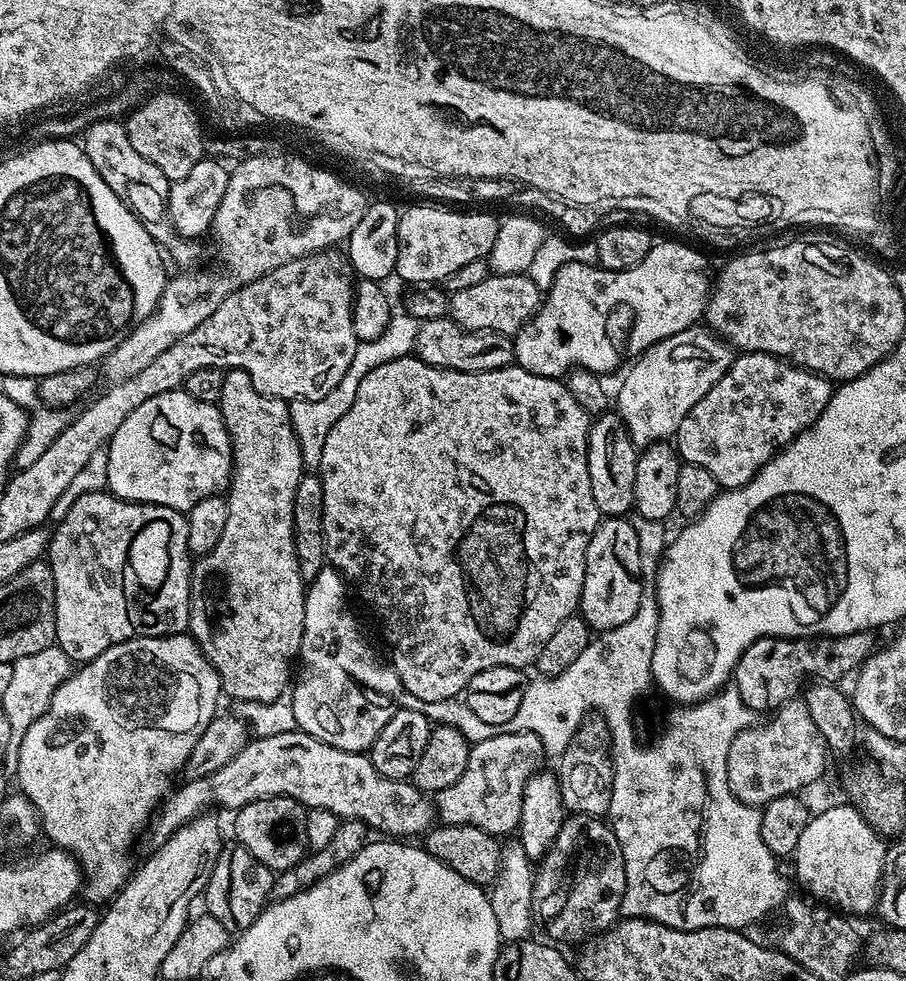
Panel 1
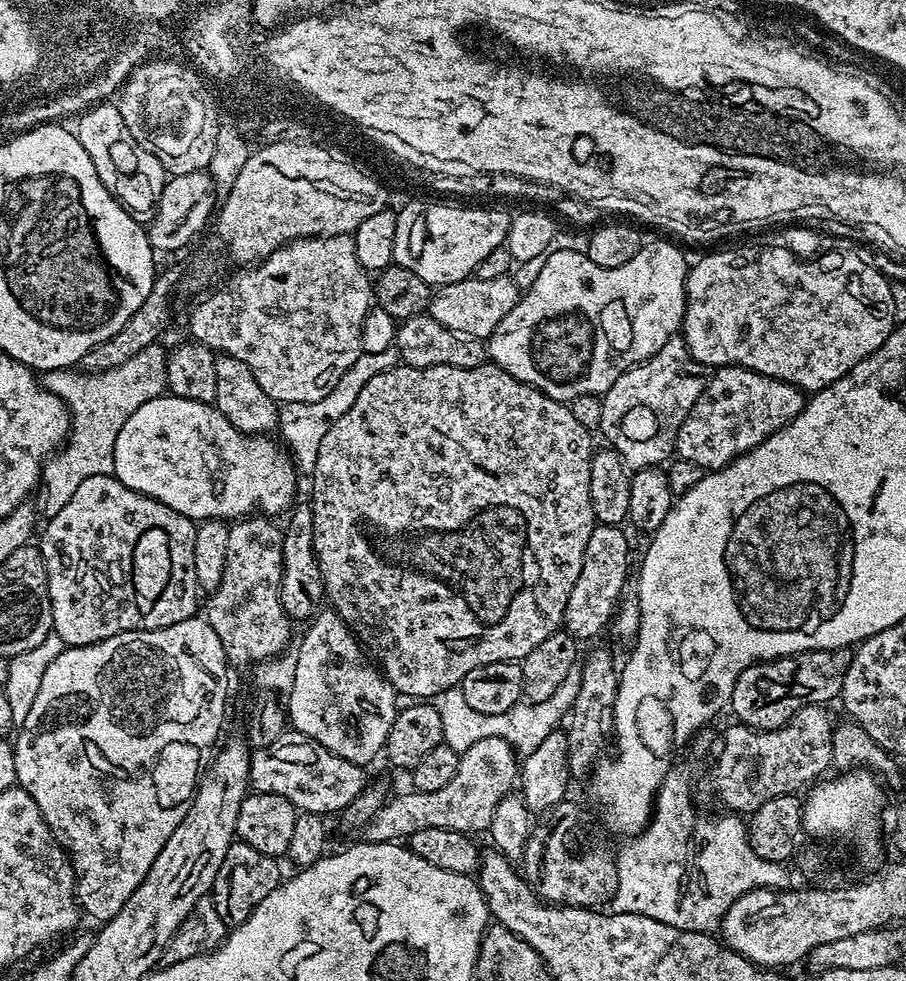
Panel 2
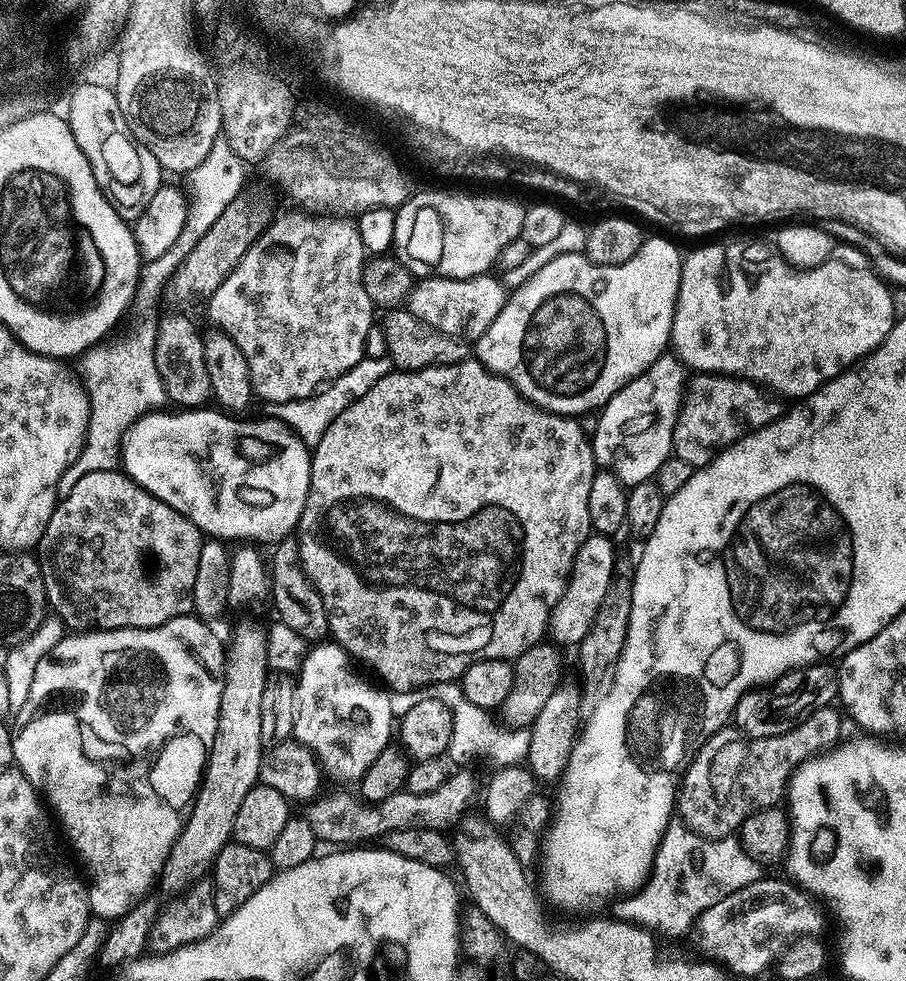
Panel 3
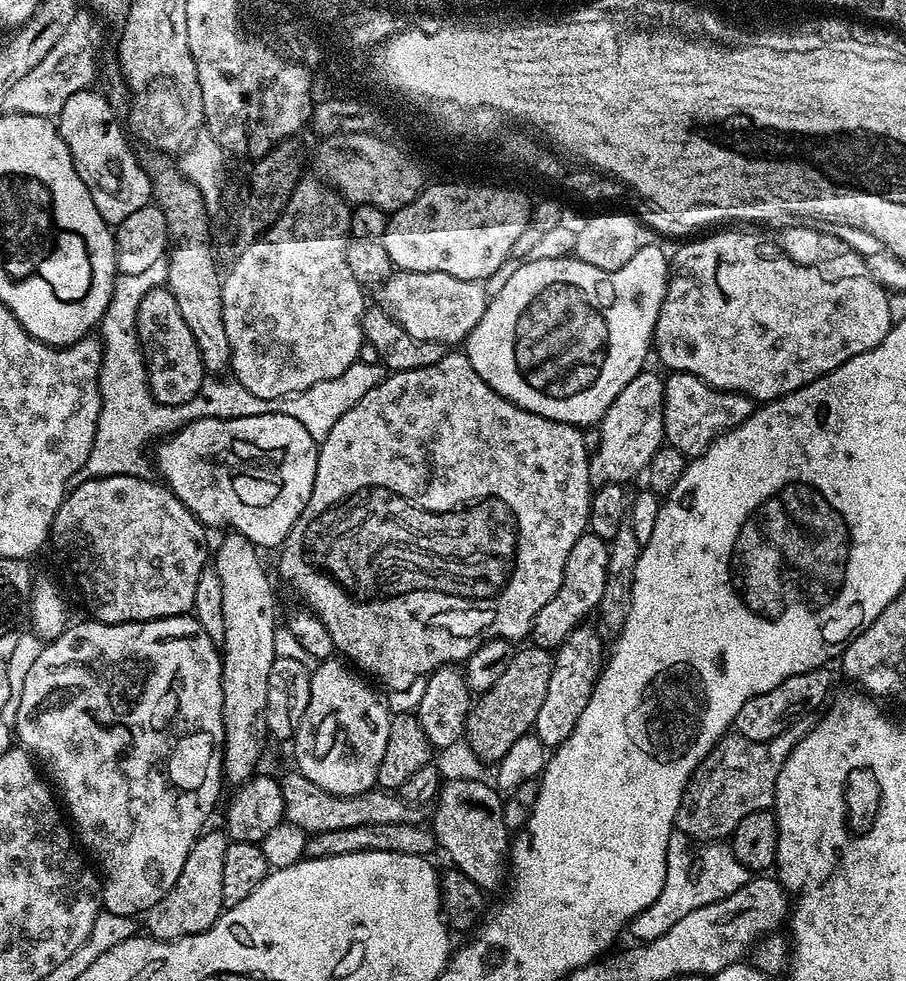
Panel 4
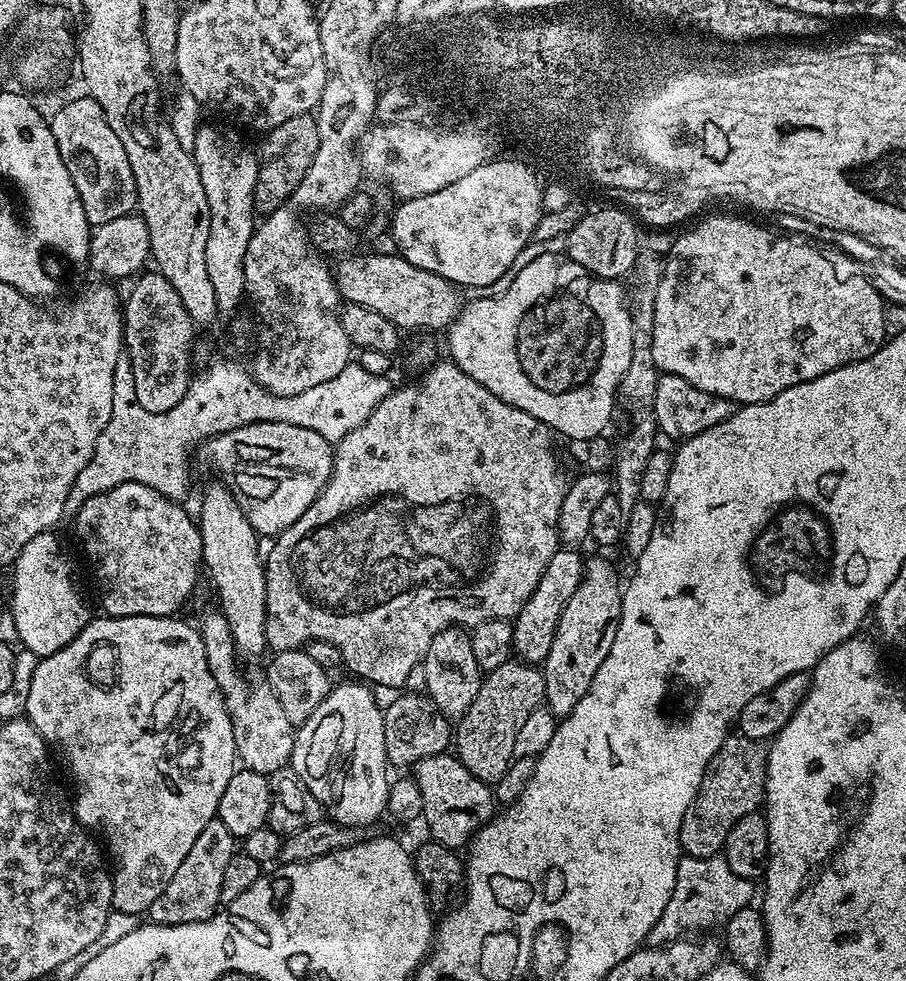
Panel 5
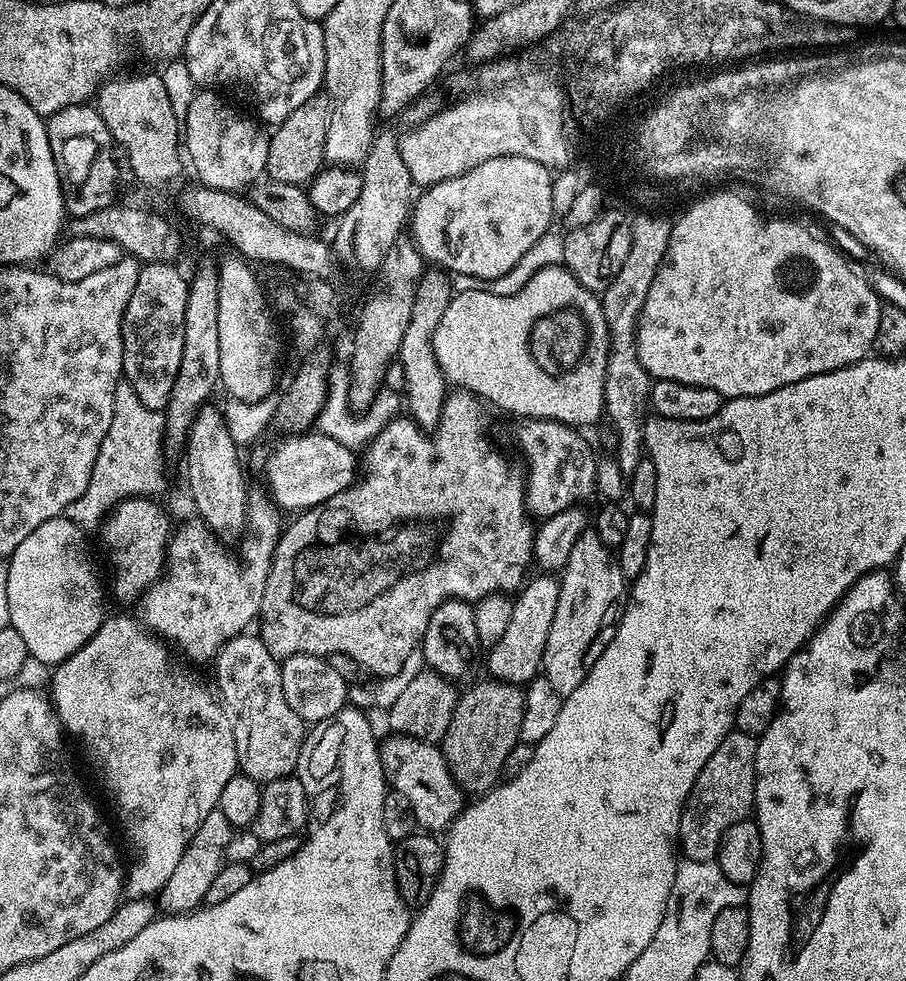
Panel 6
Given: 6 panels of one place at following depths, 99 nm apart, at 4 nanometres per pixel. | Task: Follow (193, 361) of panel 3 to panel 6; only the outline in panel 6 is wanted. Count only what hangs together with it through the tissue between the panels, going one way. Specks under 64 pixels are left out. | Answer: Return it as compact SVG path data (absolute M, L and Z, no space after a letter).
M172 262L145 263L138 274L138 286L126 302L122 318L122 373L134 394L148 408L168 407L178 366L182 366L182 334L186 322L186 294L188 280Z

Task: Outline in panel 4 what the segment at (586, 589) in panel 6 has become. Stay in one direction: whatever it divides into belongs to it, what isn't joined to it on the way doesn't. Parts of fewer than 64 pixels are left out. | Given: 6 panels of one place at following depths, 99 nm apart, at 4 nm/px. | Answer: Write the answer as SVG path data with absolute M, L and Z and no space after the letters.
M581 626L573 630L555 649L552 657L550 690L546 690L546 698L538 710L534 725L534 735L543 742L545 749L555 750L559 744L566 742L566 738L570 738L570 734L574 734L574 726L578 726L578 718L582 718L586 702L590 702L590 694L605 663L606 644L604 648L599 634L588 627Z

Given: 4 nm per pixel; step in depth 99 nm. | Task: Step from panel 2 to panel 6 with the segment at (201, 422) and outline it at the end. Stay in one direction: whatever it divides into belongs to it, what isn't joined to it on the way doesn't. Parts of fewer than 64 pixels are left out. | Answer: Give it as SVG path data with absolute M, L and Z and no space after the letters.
M318 430L288 434L284 441L268 456L264 476L268 479L267 491L281 509L307 510L324 504L334 494L346 490L358 479L358 456L342 442L334 442Z

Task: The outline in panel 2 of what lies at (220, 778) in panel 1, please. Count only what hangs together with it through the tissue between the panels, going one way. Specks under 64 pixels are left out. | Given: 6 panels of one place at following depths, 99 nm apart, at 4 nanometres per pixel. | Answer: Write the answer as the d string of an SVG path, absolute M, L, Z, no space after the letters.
M285 730L274 742L269 745L261 744L252 752L248 782L252 792L282 794L299 811L339 814L343 808L350 806L350 802L354 802L354 798L358 798L358 794L362 794L366 783L364 772L365 769L361 765L346 762L346 758L338 758L338 754L326 750L326 746L314 742L306 734Z

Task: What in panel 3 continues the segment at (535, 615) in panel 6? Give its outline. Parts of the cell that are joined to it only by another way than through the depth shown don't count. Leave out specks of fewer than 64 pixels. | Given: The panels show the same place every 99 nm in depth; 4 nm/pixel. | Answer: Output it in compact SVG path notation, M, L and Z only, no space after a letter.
M593 534L582 542L578 554L572 563L572 574L568 578L568 588L558 598L558 602L552 608L552 613L548 615L548 631L551 643L557 646L572 644L579 646L586 634L591 630L595 615L602 603L602 598L606 597L606 592L610 588L613 576L616 573L616 562L618 553L612 545L613 541L604 535Z

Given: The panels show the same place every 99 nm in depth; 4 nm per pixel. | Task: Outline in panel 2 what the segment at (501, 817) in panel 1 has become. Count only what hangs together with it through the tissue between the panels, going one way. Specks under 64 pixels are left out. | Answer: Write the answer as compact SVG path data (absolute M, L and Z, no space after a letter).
M482 738L482 742L474 742L470 750L460 753L458 771L446 786L429 792L407 790L401 796L393 795L385 800L376 819L362 830L363 839L369 844L404 842L418 834L418 830L431 828L469 834L487 833L494 810L498 810L498 802L513 791L517 780L518 753L512 744L502 738Z

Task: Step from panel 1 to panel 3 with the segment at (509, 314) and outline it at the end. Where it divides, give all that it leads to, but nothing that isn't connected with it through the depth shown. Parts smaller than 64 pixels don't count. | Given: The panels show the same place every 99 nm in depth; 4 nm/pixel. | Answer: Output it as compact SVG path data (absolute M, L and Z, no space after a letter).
M495 275L471 276L465 280L451 280L441 276L425 276L412 285L406 307L414 318L426 322L442 334L455 336L461 342L475 342L498 318L506 299L506 289Z

